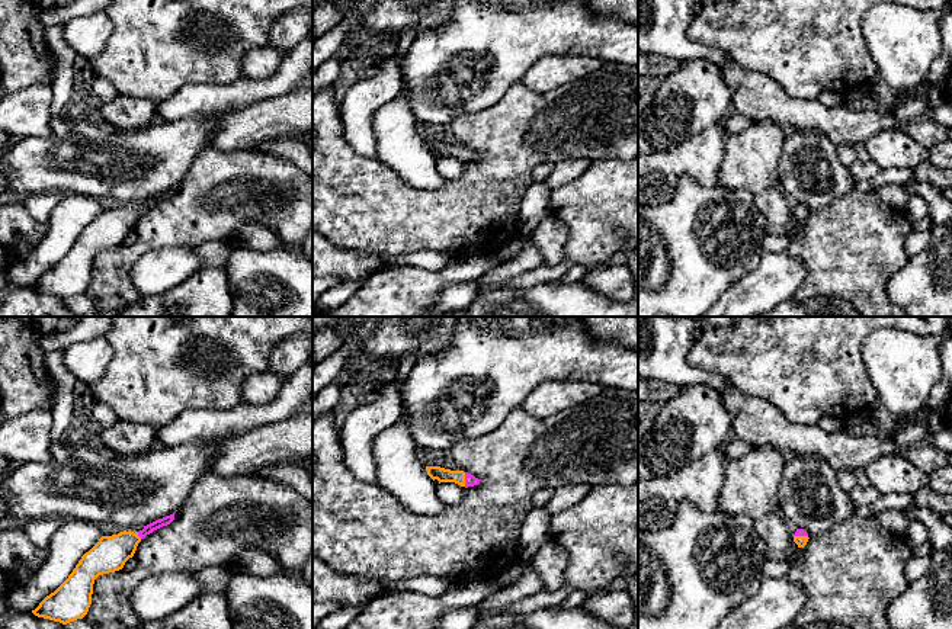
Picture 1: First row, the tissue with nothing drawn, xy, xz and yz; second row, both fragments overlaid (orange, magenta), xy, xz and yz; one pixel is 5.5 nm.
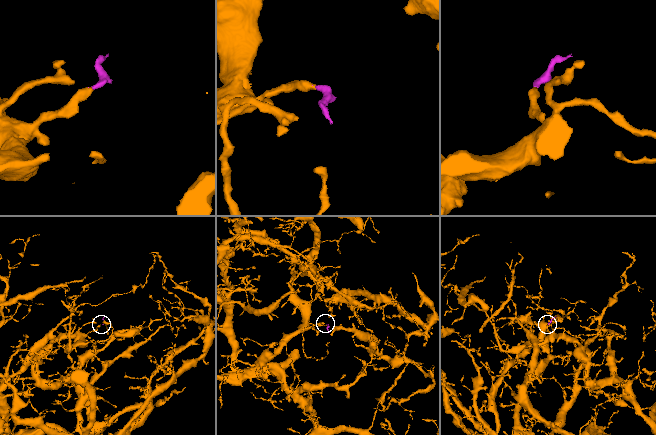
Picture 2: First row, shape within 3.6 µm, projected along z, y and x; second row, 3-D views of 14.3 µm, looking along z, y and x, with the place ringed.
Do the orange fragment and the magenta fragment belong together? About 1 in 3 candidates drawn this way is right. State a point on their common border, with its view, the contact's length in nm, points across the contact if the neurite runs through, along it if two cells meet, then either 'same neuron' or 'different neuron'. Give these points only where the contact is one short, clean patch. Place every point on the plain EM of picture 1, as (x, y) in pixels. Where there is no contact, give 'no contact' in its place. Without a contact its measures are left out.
meets orange in xz at (464, 154); contact 80 nm long; runs through xz (435, 147), (464, 154), (470, 154); same neuron

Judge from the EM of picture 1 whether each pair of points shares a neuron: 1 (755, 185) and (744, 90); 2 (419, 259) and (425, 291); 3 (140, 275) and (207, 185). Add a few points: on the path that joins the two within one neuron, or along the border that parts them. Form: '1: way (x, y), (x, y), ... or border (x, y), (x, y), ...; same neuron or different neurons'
1: border (757, 119), (778, 122), (787, 130); different neurons
2: border (451, 257), (439, 269), (401, 265); different neurons
3: border (192, 247), (147, 250), (130, 269); different neurons

